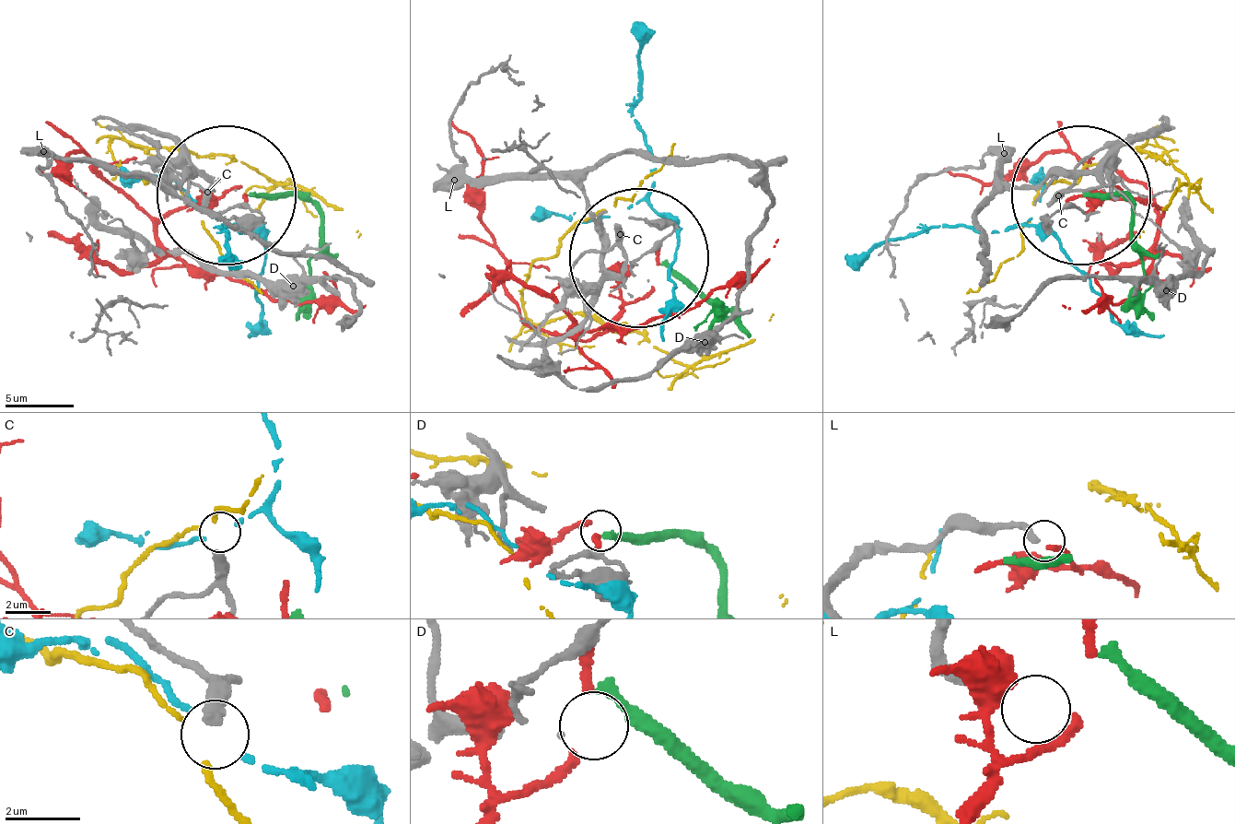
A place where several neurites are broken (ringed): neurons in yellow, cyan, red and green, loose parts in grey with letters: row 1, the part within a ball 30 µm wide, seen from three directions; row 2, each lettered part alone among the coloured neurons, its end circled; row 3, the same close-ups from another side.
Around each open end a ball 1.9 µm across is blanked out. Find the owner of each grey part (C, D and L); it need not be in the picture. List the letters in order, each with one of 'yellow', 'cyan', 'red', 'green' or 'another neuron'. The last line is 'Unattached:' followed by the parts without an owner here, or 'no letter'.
C: another neuron
D: another neuron
L: another neuron
Unattached: C, D, L

